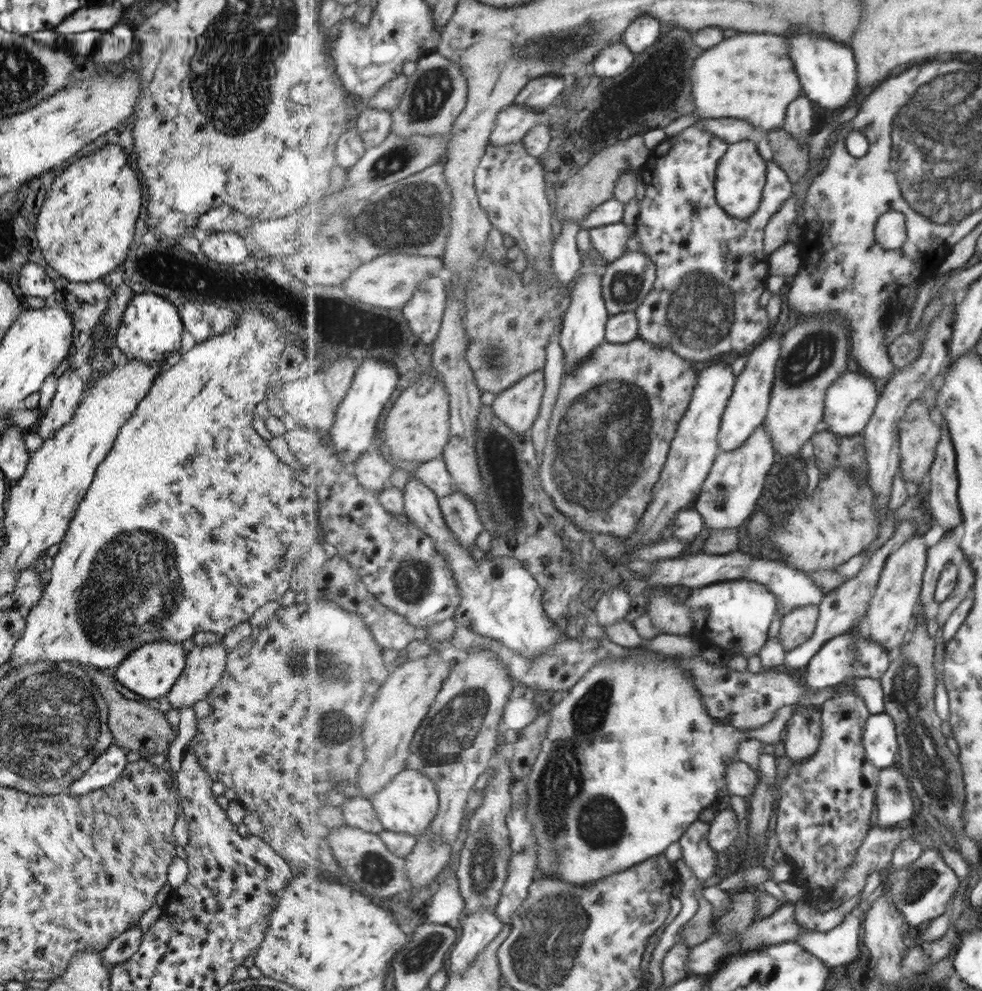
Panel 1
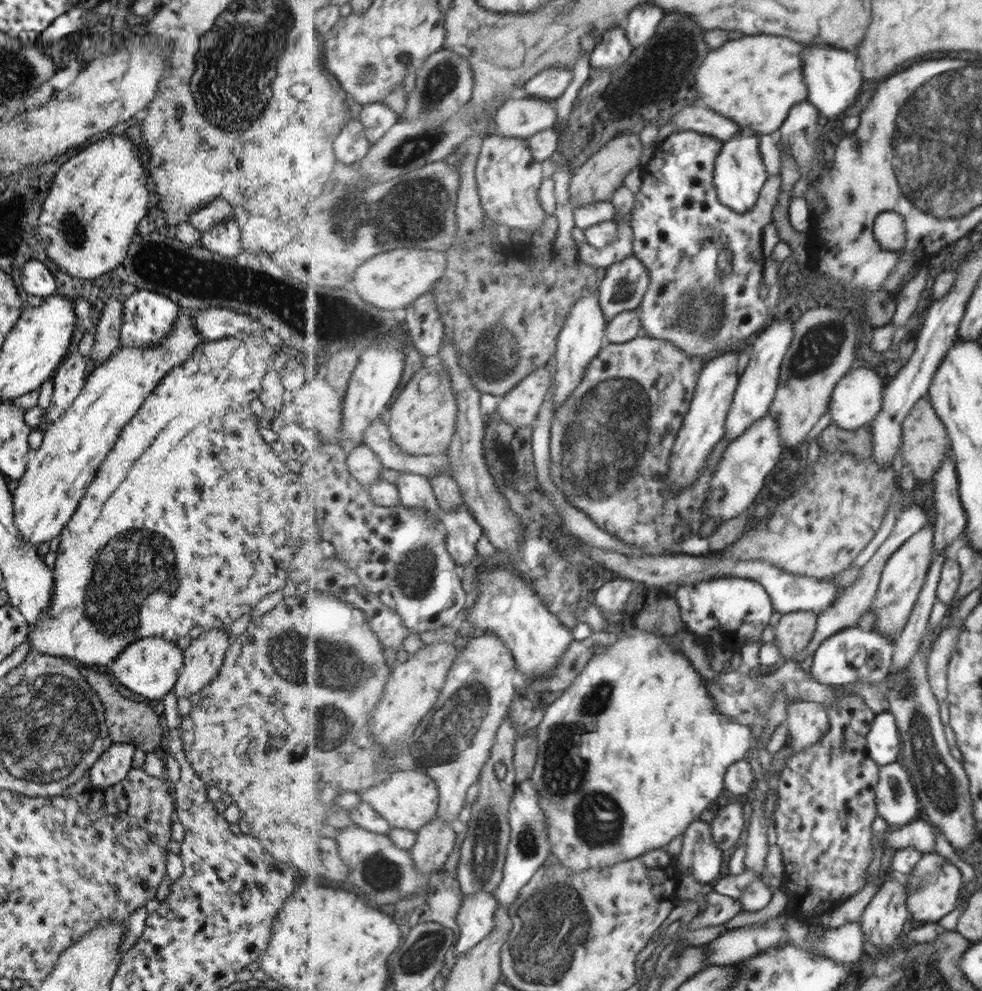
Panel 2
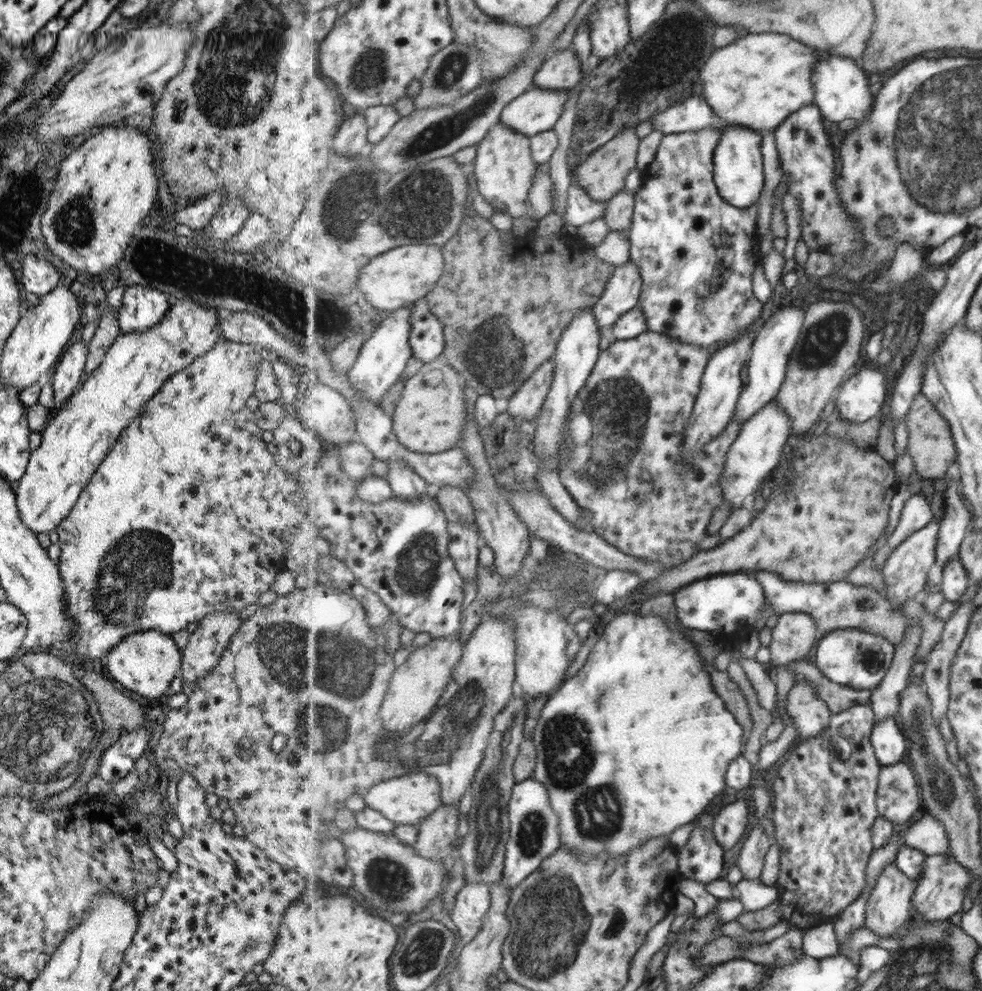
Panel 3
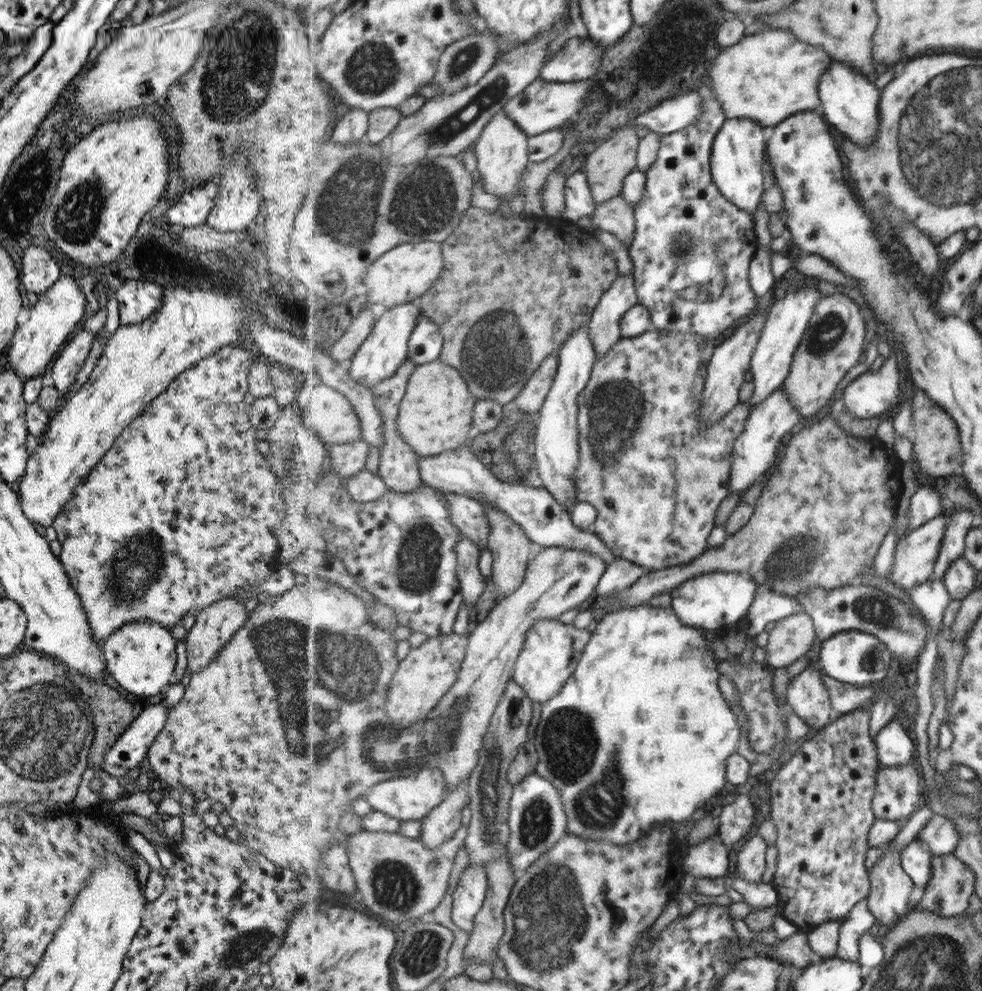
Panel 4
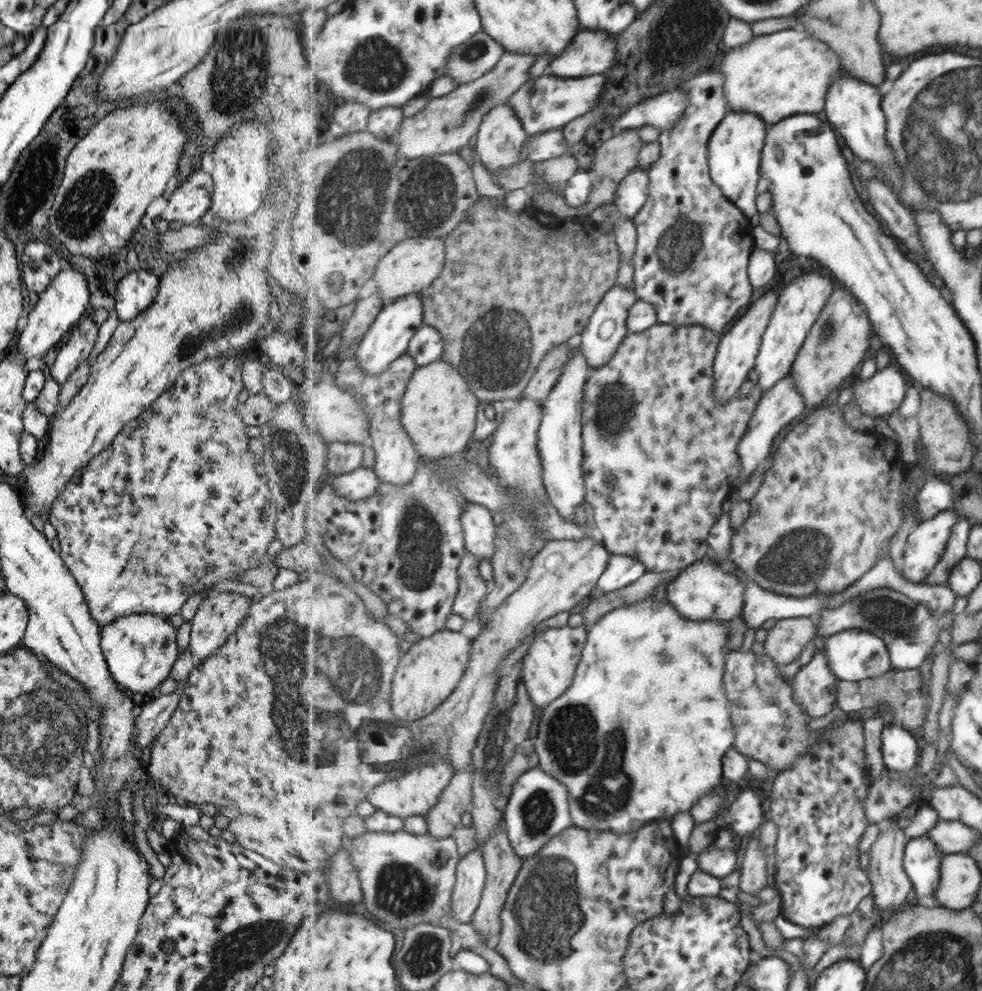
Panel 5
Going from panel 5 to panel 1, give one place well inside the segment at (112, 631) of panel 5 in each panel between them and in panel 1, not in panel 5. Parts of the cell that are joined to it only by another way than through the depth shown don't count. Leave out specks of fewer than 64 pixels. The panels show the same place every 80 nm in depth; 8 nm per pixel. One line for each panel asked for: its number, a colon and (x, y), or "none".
1: (149, 671)
2: (149, 666)
3: (145, 662)
4: (140, 655)

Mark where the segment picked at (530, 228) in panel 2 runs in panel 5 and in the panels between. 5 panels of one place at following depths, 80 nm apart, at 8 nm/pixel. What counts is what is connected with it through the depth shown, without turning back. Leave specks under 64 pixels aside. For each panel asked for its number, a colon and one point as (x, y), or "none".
3: (504, 167)
4: (502, 153)
5: (501, 136)

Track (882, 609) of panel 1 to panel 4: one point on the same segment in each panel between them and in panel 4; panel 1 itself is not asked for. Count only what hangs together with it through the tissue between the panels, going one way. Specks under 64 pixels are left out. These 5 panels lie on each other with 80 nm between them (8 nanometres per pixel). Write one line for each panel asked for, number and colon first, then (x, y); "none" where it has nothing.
2: (903, 578)
3: (907, 570)
4: (915, 559)

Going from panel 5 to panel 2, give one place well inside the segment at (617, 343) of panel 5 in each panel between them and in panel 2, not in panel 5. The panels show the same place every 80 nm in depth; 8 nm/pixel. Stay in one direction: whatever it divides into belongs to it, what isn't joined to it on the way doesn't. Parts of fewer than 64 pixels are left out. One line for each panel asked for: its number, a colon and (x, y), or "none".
2: (623, 289)
3: (623, 292)
4: (605, 327)

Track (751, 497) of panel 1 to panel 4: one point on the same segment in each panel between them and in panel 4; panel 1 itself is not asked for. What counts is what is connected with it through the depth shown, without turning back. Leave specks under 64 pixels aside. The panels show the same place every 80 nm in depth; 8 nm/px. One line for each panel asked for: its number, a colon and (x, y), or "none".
2: (738, 479)
3: (757, 451)
4: (755, 451)

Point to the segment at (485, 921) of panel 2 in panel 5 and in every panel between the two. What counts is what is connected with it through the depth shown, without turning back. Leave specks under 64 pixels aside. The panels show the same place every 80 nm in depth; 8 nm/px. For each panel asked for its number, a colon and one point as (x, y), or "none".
3: (473, 901)
4: (470, 894)
5: (472, 875)

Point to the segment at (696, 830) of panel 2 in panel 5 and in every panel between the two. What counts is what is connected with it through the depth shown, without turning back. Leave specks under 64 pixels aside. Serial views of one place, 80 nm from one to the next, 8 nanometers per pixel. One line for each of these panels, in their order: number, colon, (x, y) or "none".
3: (702, 858)
4: (709, 859)
5: (721, 862)

